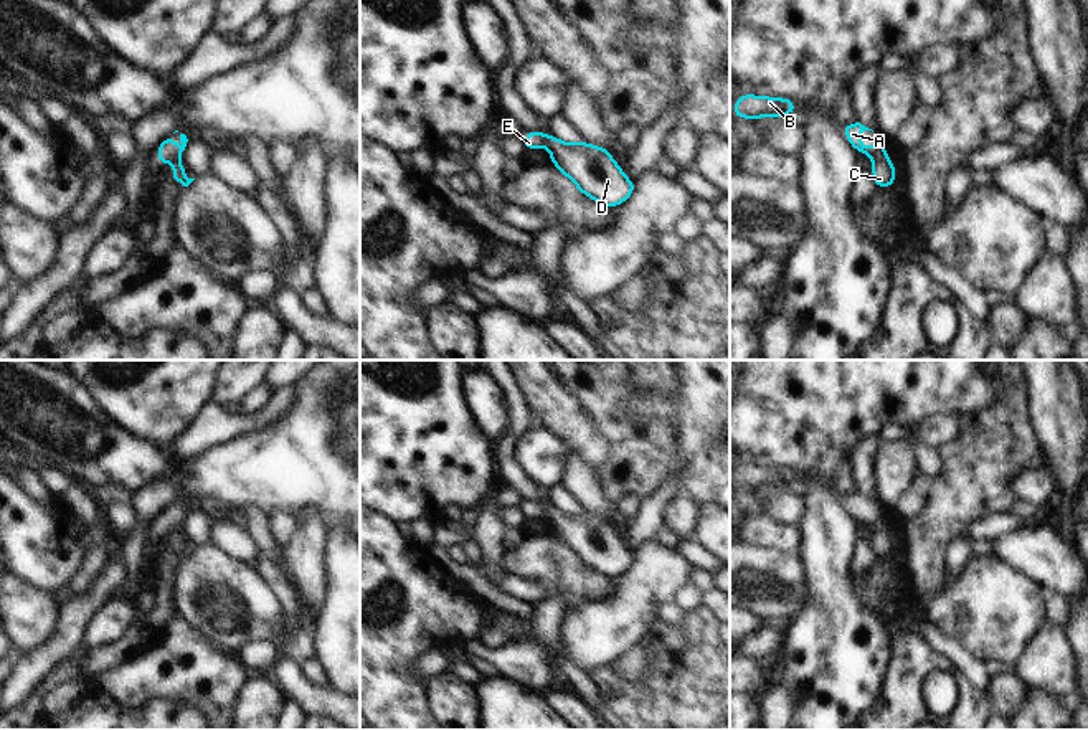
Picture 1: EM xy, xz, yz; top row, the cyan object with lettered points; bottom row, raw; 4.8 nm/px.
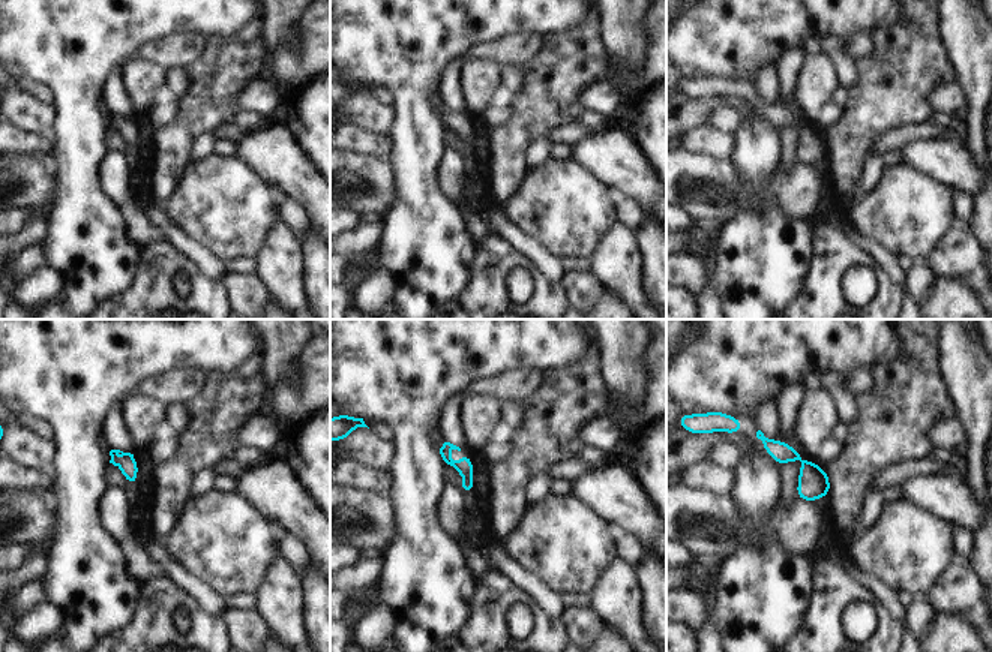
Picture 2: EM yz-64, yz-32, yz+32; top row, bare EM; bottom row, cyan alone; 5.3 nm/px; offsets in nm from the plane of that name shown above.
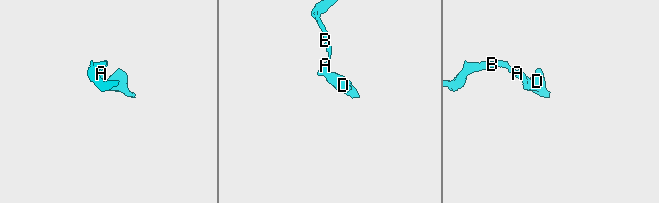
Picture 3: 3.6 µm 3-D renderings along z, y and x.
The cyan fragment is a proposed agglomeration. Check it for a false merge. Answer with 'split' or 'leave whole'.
split

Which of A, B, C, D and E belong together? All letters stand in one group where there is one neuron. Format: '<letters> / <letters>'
A B E / C D

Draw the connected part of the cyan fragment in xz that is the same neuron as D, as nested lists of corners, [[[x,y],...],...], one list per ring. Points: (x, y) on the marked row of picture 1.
[[[550,134],[545,147],[551,154],[550,164],[560,168],[584,197],[608,208],[619,206],[636,190],[636,183],[624,175],[608,149],[581,140],[566,144]]]

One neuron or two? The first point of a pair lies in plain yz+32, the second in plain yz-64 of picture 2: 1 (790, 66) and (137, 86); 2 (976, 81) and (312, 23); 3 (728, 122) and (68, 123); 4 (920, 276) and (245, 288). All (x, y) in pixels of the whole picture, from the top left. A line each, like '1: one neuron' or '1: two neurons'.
1: two neurons
2: two neurons
3: two neurons
4: one neuron

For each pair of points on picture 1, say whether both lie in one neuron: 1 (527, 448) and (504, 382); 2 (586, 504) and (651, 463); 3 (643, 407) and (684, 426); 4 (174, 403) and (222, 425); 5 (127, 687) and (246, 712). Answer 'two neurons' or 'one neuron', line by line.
1: two neurons
2: two neurons
3: one neuron
4: two neurons
5: two neurons

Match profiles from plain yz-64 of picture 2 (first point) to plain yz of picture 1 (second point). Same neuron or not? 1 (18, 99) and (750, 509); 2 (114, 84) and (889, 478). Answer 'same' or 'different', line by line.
1: different
2: different

